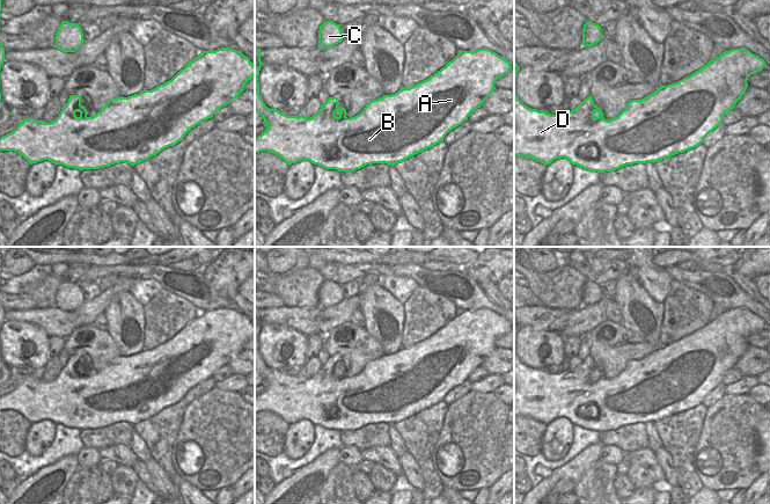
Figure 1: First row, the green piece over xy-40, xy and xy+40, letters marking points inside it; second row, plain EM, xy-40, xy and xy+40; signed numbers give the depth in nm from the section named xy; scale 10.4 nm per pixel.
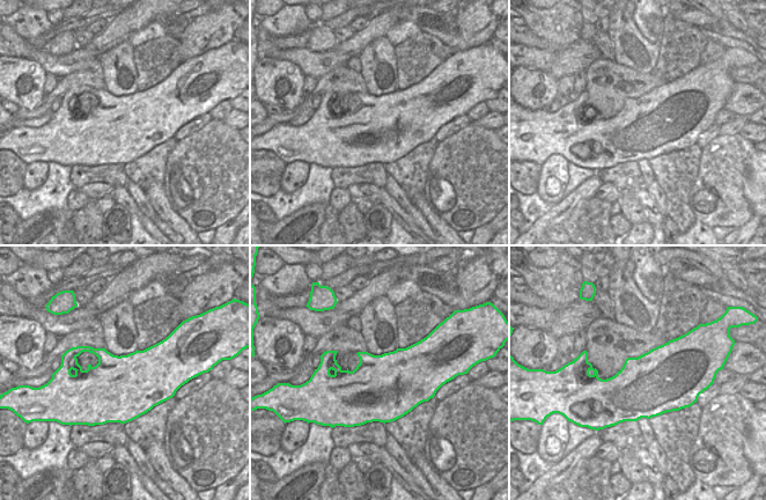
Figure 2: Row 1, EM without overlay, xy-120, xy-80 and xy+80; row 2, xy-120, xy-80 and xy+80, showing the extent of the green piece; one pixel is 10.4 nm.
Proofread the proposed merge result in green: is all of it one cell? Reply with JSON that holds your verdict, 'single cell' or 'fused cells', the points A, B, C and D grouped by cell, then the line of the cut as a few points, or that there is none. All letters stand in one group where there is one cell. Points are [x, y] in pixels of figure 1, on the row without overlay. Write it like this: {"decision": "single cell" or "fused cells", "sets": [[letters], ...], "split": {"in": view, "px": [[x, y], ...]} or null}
{"decision": "single cell", "sets": [["A", "B", "C", "D"]], "split": null}

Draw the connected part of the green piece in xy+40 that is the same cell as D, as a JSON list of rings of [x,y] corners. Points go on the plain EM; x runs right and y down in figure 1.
[[[746,308],[725,311],[691,335],[675,343],[661,345],[641,359],[630,360],[617,377],[607,380],[591,355],[572,371],[557,374],[526,366],[515,353],[519,326],[514,321],[514,415],[530,417],[545,425],[556,418],[565,417],[572,424],[597,432],[614,431],[633,423],[654,423],[670,417],[701,404],[704,397],[721,384],[724,374],[734,368],[748,346],[748,337],[762,330],[765,324],[762,317]]]

